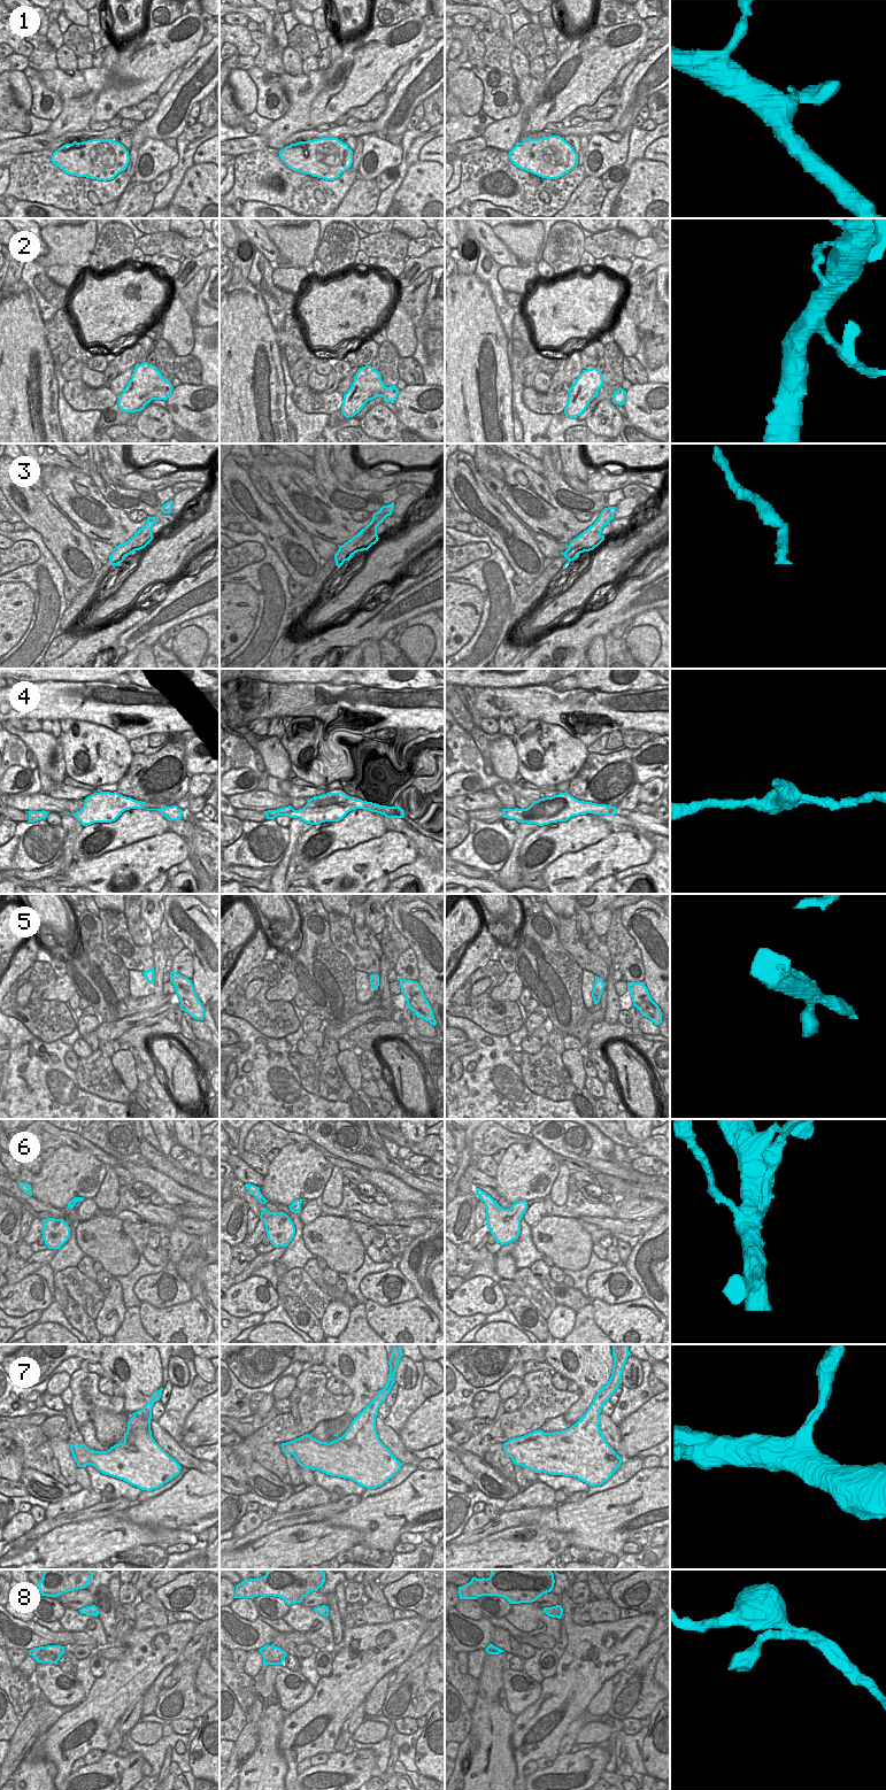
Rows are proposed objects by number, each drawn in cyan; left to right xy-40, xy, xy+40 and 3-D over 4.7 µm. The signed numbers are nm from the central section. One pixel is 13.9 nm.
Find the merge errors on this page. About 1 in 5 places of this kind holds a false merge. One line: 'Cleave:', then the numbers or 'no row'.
Cleave: no row

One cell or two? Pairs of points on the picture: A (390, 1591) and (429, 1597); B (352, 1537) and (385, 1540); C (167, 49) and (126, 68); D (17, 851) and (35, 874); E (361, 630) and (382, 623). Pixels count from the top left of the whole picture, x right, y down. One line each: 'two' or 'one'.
A: one
B: two
C: one
D: two
E: one

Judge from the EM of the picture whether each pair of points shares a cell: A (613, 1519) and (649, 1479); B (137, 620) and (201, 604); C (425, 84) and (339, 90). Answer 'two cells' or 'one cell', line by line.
A: one cell
B: one cell
C: two cells

